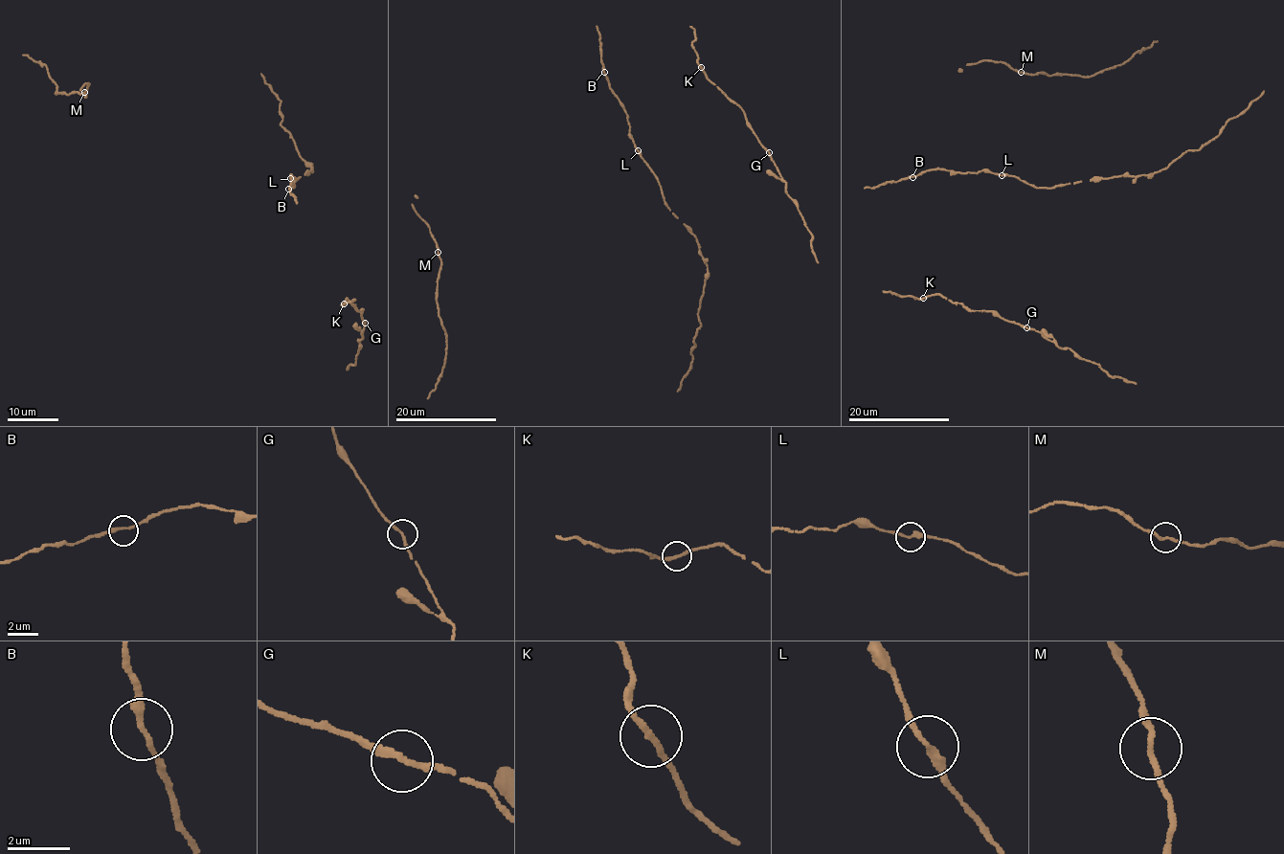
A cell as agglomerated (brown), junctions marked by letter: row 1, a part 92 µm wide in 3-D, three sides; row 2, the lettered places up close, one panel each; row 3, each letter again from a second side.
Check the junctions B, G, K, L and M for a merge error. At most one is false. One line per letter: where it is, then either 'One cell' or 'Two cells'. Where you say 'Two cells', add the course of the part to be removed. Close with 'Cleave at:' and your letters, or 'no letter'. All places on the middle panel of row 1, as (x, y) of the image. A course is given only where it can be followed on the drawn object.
B: Place: (604, 72). One cell
G: Place: (769, 152). One cell
K: Place: (701, 67). One cell
L: Place: (638, 150). One cell
M: Place: (438, 252). One cell
Cleave at: no letter

